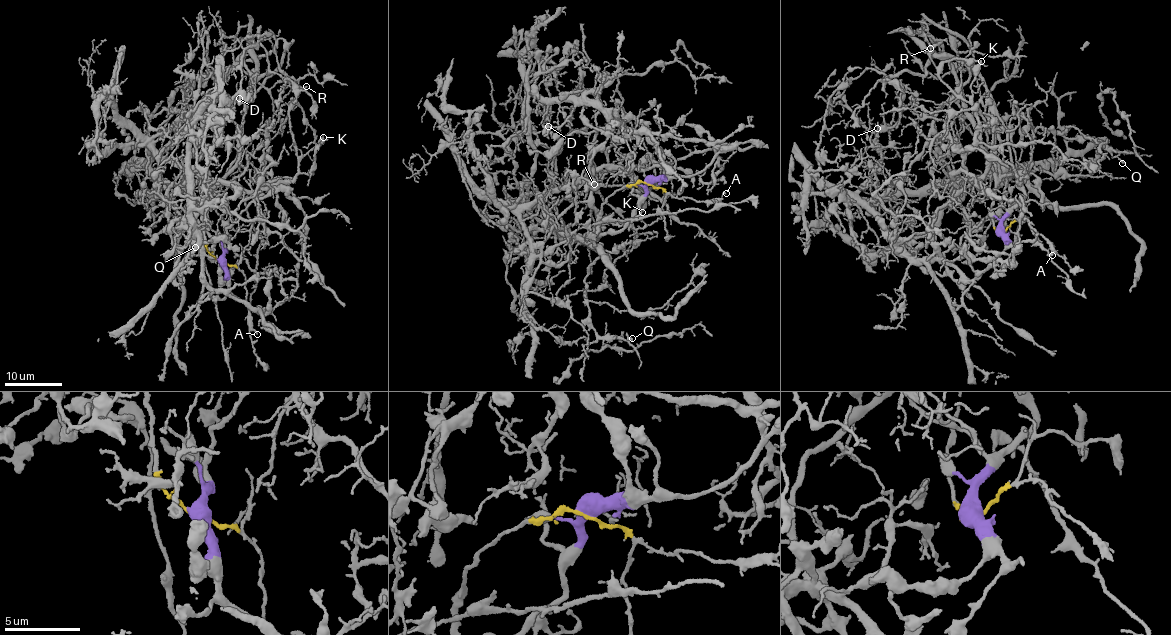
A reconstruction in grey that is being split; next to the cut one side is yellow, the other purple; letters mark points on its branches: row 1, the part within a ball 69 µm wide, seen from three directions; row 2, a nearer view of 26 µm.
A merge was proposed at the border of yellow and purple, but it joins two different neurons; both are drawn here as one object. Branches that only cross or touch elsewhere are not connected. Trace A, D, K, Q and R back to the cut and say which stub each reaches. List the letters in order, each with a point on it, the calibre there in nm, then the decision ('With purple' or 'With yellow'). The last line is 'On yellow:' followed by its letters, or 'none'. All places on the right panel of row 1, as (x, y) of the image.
A: Place: (1052, 255). Thickness 120 nm. With yellow
D: Place: (877, 128). Thickness 120 nm. With purple
K: Place: (981, 61). Thickness 220 nm. With purple
Q: Place: (1122, 163). Thickness 170 nm. With yellow
R: Place: (930, 48). Thickness 180 nm. With purple
On yellow: A, Q

